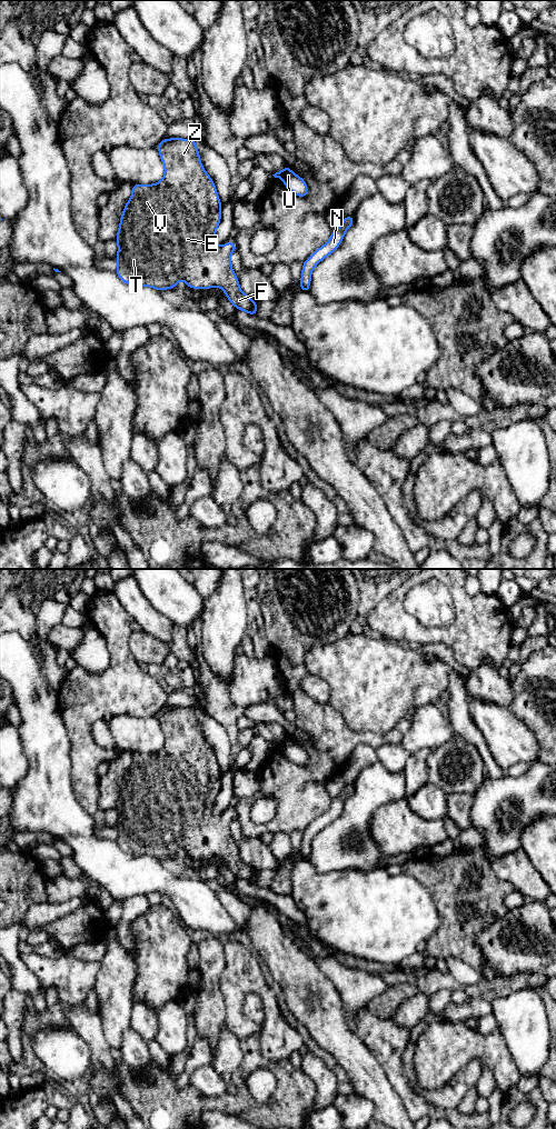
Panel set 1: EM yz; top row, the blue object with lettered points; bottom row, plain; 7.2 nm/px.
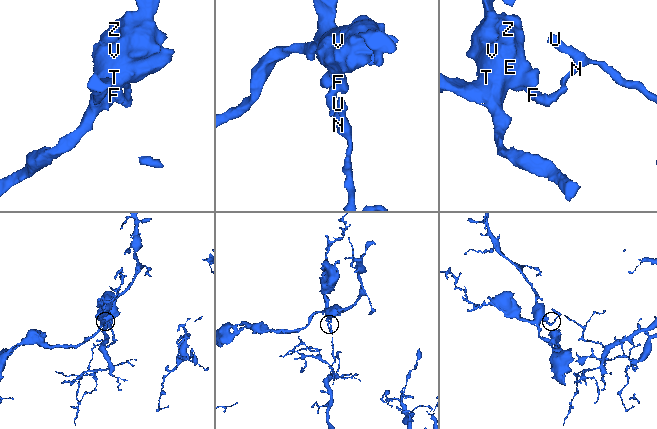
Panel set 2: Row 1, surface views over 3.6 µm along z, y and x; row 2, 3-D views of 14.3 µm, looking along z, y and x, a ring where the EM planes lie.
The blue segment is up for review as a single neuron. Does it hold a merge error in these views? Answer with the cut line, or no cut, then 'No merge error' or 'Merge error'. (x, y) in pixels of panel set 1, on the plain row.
Split along yz (257, 872), (247, 880). Merge error

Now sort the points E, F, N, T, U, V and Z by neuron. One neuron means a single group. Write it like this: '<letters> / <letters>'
E F T V Z / N U

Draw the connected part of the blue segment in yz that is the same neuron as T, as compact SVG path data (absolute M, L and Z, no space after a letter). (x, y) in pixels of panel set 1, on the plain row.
M162 708L157 716L165 735L165 746L155 753L132 752L132 763L125 775L117 800L117 845L136 857L147 855L158 860L176 857L179 848L183 848L187 856L192 858L220 856L237 879L250 880L257 871L241 860L230 832L230 823L238 820L237 815L230 809L221 816L215 813L222 773L212 748L200 731L195 708Z

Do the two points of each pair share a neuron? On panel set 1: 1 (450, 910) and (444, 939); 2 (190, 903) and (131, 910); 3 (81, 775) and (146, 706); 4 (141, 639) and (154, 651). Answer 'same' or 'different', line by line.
1: same
2: different
3: same
4: same

